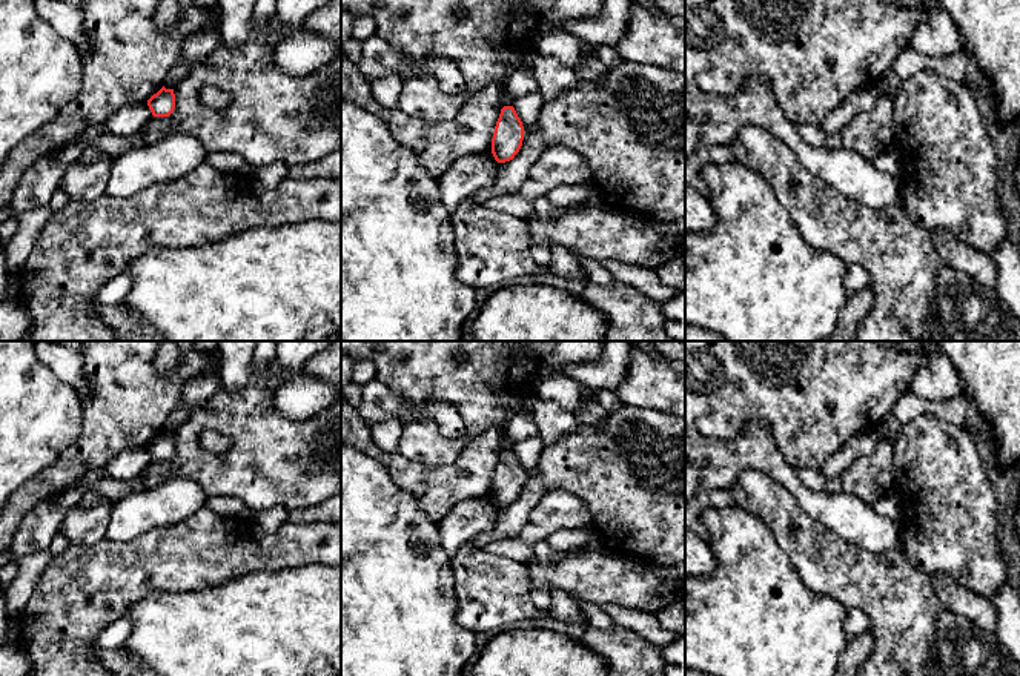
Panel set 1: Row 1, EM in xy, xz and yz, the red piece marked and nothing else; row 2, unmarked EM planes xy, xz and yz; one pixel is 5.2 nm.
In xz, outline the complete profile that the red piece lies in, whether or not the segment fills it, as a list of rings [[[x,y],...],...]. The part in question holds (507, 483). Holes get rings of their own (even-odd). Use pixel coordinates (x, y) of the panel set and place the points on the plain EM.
[[[504,450],[495,470],[492,498],[498,507],[515,502],[524,484],[524,470],[513,450]]]

